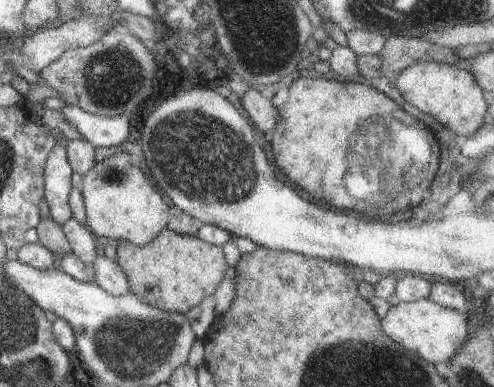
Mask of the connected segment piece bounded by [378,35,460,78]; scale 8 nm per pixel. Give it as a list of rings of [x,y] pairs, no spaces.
[[[392,36],[386,39],[378,56],[382,59],[381,74],[390,77],[420,61],[456,64],[460,58],[455,50],[444,48],[422,37]]]

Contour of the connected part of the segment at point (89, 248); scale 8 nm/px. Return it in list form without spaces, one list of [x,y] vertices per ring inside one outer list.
[[[70,217],[62,226],[71,246],[71,252],[85,264],[92,264],[96,258],[96,246],[99,239],[84,222]]]

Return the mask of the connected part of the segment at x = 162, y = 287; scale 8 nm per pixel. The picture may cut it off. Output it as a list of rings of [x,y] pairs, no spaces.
[[[166,228],[152,242],[140,246],[120,241],[117,263],[127,276],[134,296],[163,311],[184,314],[213,295],[227,271],[222,247],[208,244],[197,236],[181,235]]]

